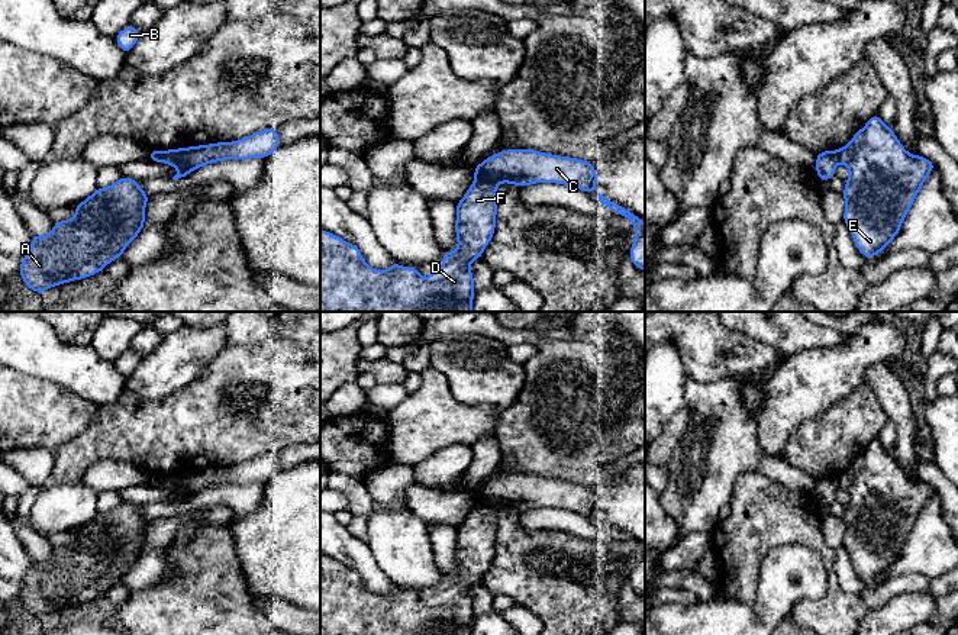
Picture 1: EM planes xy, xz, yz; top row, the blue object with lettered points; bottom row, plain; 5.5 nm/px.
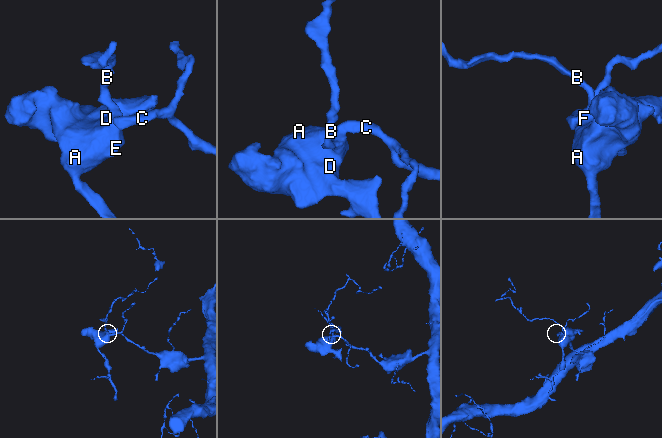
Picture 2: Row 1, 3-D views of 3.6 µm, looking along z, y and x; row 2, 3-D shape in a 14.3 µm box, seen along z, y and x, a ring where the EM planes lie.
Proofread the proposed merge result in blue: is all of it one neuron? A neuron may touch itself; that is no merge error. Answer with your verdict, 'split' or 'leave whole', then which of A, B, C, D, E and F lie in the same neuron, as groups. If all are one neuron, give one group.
split | A B D E F / C

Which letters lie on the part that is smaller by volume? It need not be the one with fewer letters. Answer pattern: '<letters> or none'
A, B, D, E, F

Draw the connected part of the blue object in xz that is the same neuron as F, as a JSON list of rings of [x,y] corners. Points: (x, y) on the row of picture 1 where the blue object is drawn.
[[[475,178],[464,197],[457,202],[455,233],[458,249],[442,251],[443,267],[430,271],[429,278],[420,277],[419,268],[401,267],[393,261],[388,270],[371,268],[362,258],[358,246],[320,229],[320,312],[472,312],[474,275],[470,264],[483,258],[483,251],[490,244],[496,231],[497,184]]]

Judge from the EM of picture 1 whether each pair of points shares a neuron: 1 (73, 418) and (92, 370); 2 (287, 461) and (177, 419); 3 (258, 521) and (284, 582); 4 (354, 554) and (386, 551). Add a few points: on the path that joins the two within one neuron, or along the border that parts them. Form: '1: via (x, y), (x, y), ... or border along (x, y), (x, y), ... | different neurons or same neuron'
1: border along (51, 380), (97, 406) | different neurons
2: border along (305, 442), (287, 445), (277, 453) | different neurons
3: via (274, 535), (284, 545), (284, 566) | same neuron
4: border along (365, 541), (376, 564), (392, 582) | different neurons

